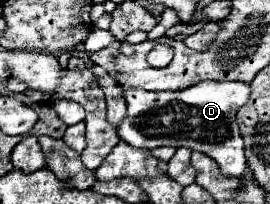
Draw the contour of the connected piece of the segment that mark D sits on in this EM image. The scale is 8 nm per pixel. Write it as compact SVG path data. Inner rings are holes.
M200 81L182 91L144 91L124 89L128 105L126 121L118 127L122 141L132 147L154 149L162 145L188 147L212 157L224 177L238 177L246 173L244 141L238 131L236 111L248 101L250 85L238 81Z

